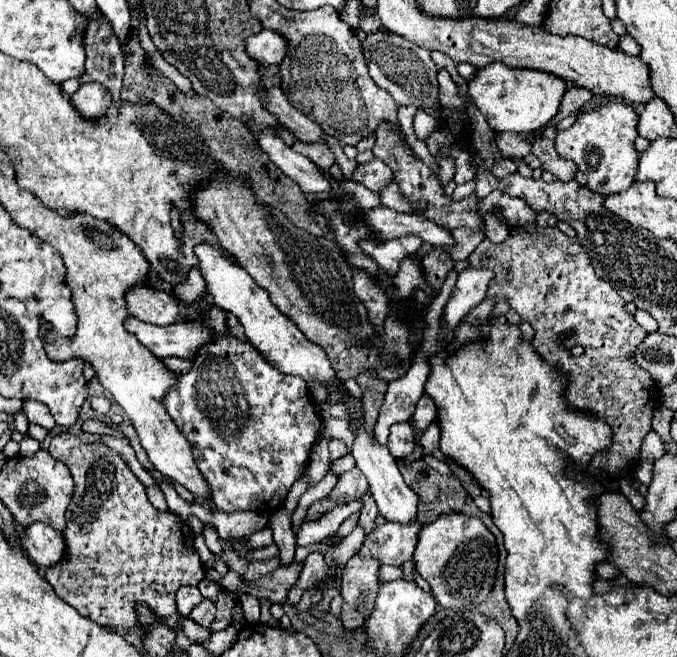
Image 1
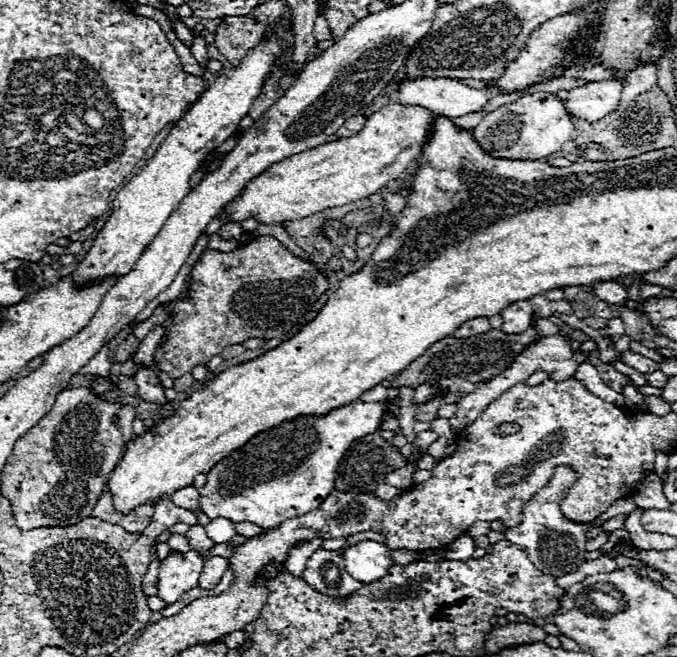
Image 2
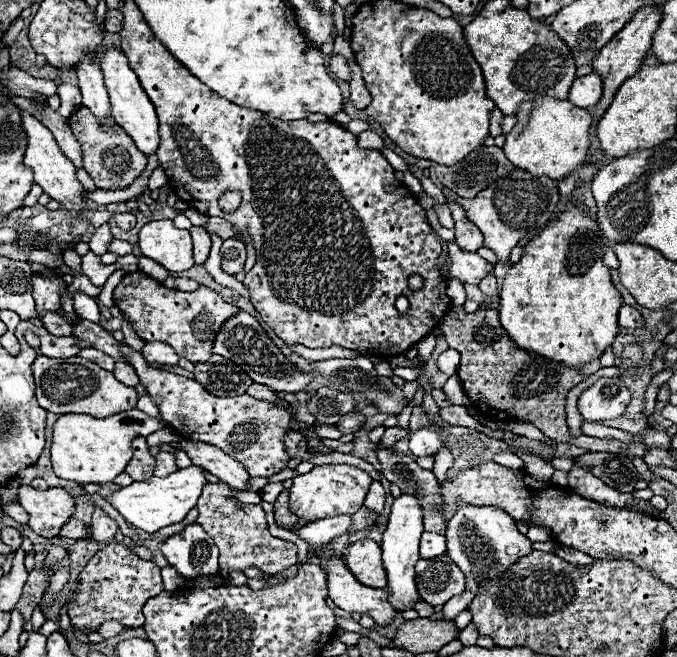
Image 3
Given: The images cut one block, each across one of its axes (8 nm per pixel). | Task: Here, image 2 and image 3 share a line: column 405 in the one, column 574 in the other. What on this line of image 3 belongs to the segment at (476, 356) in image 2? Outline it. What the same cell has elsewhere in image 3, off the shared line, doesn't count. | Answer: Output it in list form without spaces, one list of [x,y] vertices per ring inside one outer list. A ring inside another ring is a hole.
[[[467,300],[464,304],[466,312],[462,306],[454,306],[440,322],[448,346],[462,354],[458,376],[478,414],[486,420],[532,422],[552,440],[568,442],[570,434],[566,426],[564,400],[566,394],[584,380],[584,376],[580,376],[578,370],[564,368],[564,364],[552,364],[542,356],[532,356],[516,348],[516,344],[508,340],[508,334],[500,326],[498,312],[478,308],[476,302]]]

